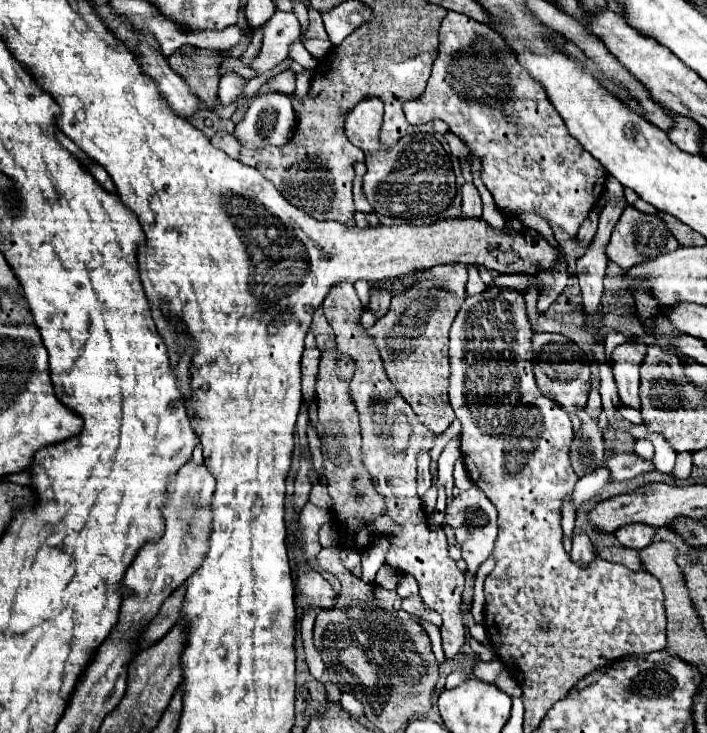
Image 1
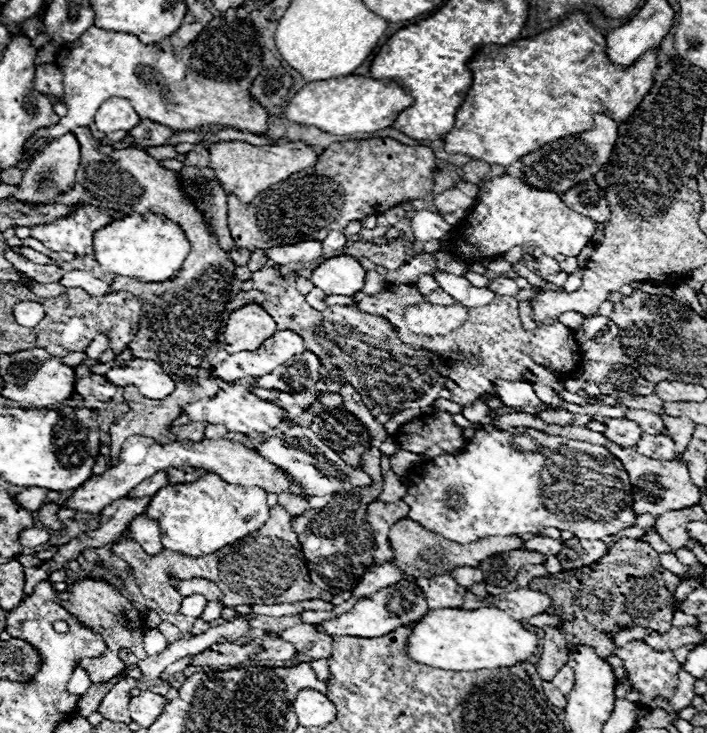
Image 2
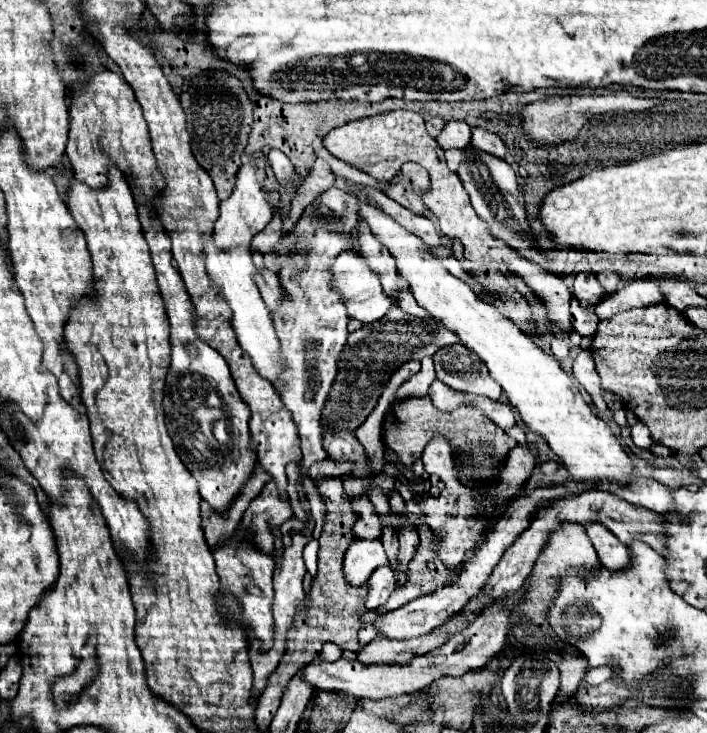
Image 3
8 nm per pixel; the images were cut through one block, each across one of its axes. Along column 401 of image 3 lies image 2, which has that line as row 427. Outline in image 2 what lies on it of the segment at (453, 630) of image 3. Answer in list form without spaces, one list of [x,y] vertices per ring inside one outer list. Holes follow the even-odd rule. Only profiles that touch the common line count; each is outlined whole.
[[[628,410],[626,418],[634,420],[646,434],[660,434],[664,428],[660,414],[654,414],[648,410]]]

